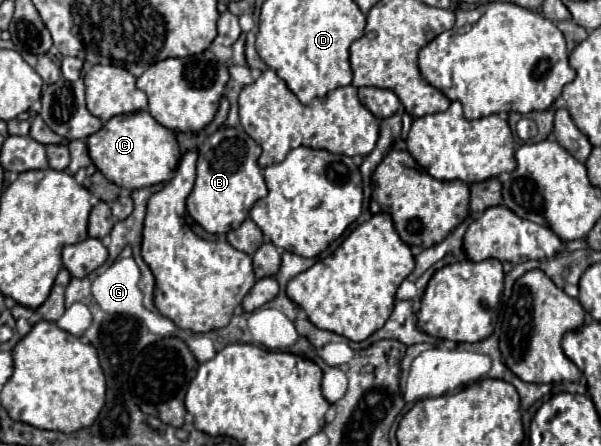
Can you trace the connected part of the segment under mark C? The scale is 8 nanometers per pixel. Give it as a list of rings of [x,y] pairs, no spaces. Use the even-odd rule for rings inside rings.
[[[147,111],[111,117],[97,133],[87,139],[87,147],[95,167],[111,183],[127,189],[143,189],[171,181],[181,159],[175,133],[159,125]]]

